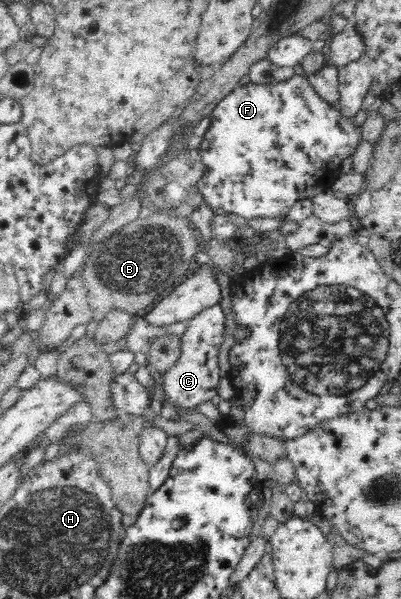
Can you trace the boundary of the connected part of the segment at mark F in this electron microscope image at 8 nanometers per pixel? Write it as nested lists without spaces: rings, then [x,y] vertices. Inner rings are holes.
[[[305,74],[279,84],[250,82],[238,86],[210,112],[210,125],[198,146],[205,174],[197,181],[204,202],[215,215],[237,214],[245,219],[281,218],[299,200],[313,199],[332,188],[341,162],[351,156],[362,140],[360,127],[345,118],[339,108],[321,98]]]

